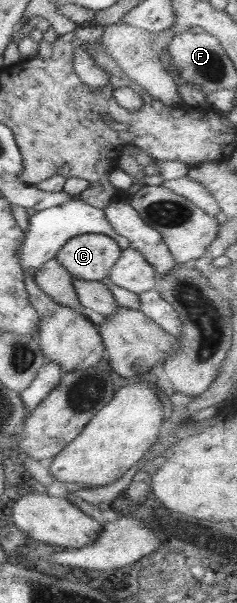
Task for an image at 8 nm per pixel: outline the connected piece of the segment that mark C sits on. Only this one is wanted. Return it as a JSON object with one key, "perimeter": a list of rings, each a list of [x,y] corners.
{"perimeter":[[[88,233],[73,236],[55,254],[55,259],[80,280],[101,281],[120,258],[119,244],[109,236]]]}

